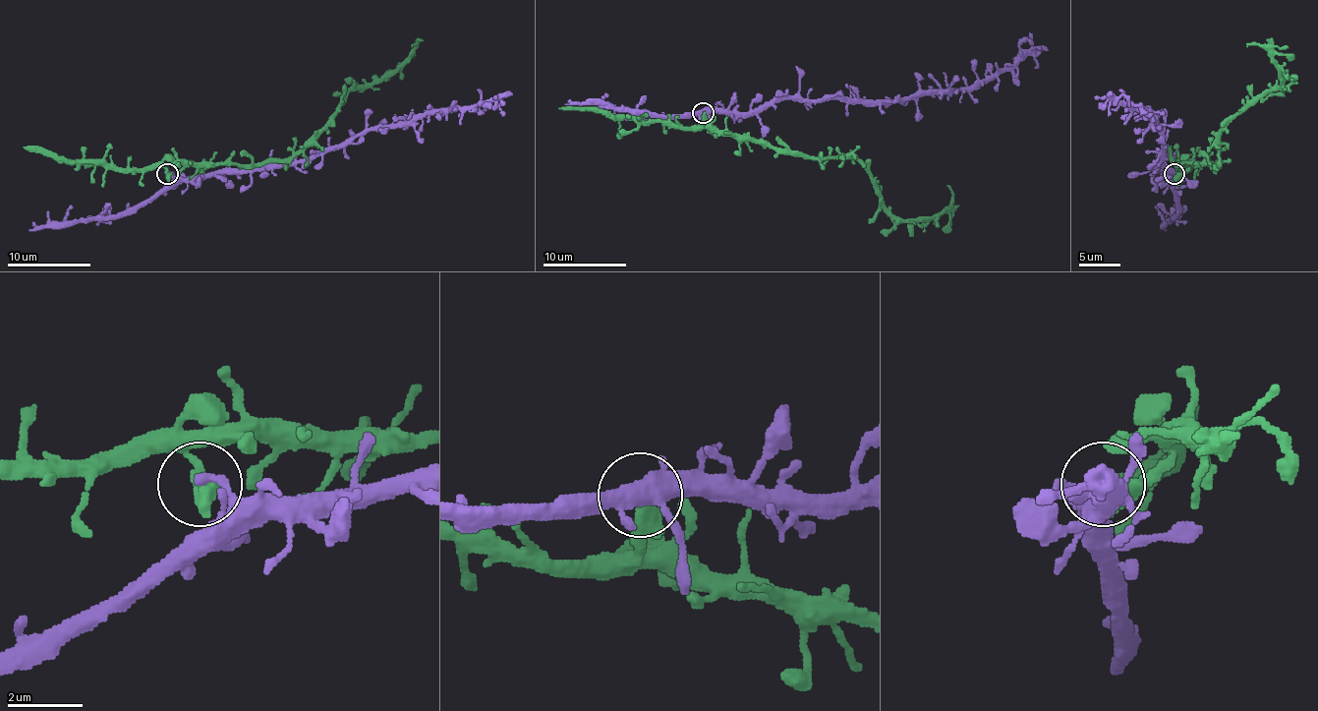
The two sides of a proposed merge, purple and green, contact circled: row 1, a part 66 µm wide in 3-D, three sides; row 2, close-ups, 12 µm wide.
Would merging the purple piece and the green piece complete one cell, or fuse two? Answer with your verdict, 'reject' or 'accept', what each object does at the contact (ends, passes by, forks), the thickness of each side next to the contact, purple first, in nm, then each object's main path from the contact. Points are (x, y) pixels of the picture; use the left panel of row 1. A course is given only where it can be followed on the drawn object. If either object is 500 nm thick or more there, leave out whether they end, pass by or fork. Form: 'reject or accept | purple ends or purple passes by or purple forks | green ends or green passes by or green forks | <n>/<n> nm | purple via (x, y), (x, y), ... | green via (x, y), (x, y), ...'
accept | 200/550 nm | purple via (168, 174), (211, 177), (310, 162), (356, 144), (368, 131), (475, 107), (499, 95), (499, 105) | green via (168, 174), (174, 164), (291, 160), (345, 95), (368, 83), (380, 83), (416, 45), (412, 47)

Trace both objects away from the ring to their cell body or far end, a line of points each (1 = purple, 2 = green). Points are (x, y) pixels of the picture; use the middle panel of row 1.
1: (704, 112), (747, 112), (782, 99), (891, 101), (977, 87), (1010, 70), (1027, 55), (1035, 62), (1035, 68)
2: (704, 112), (710, 129), (854, 157), (903, 220), (942, 212), (951, 202), (947, 185)

